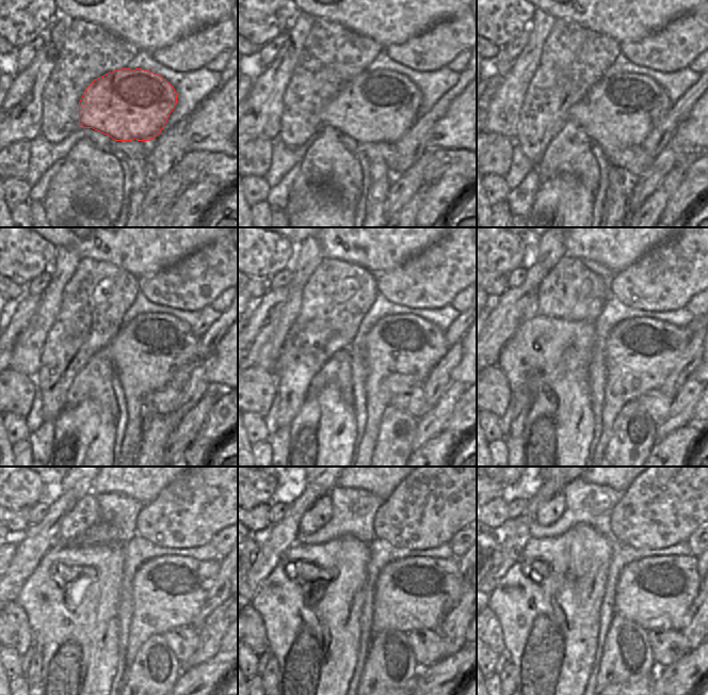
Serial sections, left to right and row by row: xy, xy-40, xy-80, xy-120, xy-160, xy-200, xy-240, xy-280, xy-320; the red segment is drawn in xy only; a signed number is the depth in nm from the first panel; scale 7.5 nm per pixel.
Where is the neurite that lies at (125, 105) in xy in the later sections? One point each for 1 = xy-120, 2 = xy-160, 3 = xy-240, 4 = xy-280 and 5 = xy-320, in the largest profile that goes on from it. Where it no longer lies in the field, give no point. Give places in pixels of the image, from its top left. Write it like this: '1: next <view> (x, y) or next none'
1: next xy-120 (145, 353)
2: next xy-160 (402, 349)
3: next xy-240 (167, 591)
4: next xy-280 (414, 593)
5: next xy-320 (656, 593)

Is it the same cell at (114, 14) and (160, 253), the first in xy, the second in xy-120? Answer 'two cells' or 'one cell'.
one cell

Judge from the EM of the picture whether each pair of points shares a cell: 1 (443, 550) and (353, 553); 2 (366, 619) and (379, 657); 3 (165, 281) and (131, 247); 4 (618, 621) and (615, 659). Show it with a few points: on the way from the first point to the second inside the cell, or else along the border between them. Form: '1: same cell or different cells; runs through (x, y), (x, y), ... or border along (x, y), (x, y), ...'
1: different cells; border along (369, 545), (366, 577)
2: different cells; border along (372, 635), (365, 660)
3: different cells; border along (179, 261), (156, 272), (139, 278)
4: same cell; runs through (617, 631), (615, 649)

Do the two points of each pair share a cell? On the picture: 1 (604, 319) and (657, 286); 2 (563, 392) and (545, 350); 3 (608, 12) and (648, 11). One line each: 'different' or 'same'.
1: different
2: same
3: same

